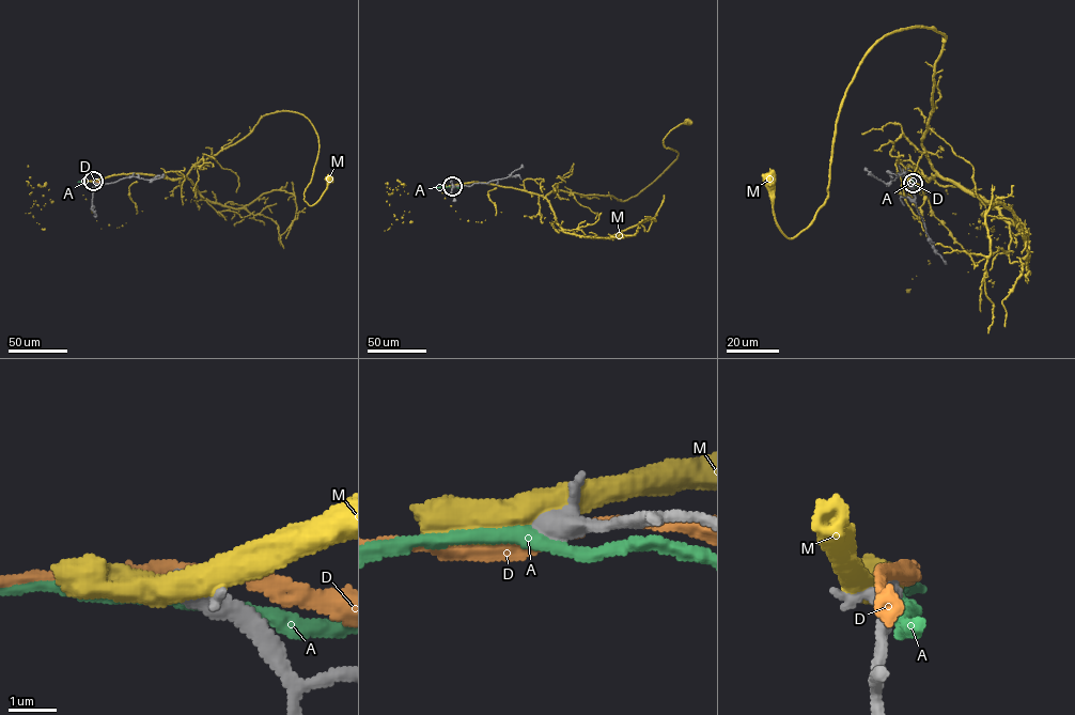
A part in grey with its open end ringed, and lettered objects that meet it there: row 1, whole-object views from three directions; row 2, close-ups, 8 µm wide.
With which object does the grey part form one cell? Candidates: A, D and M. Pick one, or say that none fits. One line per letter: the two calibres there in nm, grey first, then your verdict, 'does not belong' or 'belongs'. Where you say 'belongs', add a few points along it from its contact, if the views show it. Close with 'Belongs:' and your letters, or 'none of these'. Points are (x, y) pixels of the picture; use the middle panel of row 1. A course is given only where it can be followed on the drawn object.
A: calibres 440 and 280 nm; does not belong
D: calibres 420 and 300 nm; does not belong
M: calibres 600 and 550 nm; does not belong
Belongs: none of these

